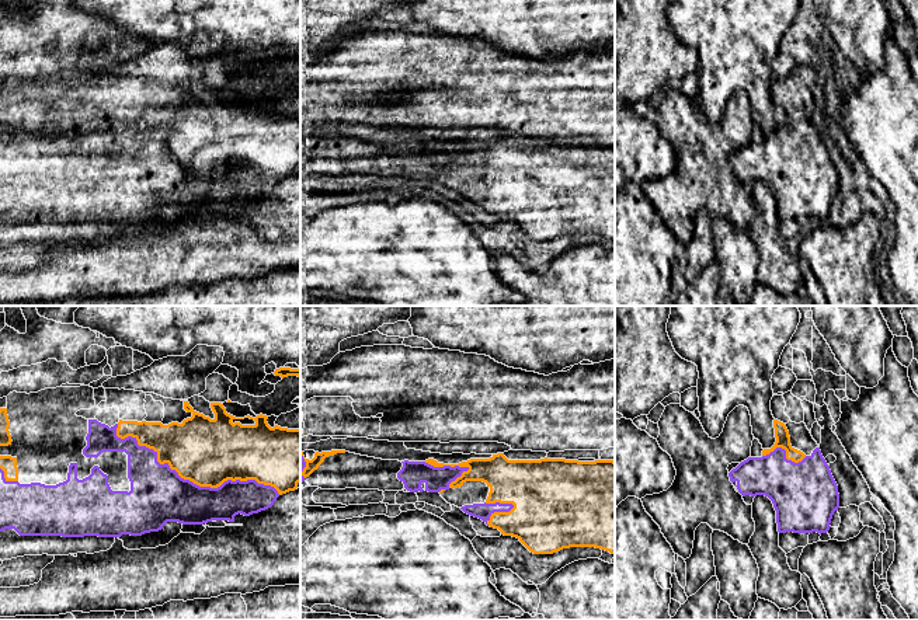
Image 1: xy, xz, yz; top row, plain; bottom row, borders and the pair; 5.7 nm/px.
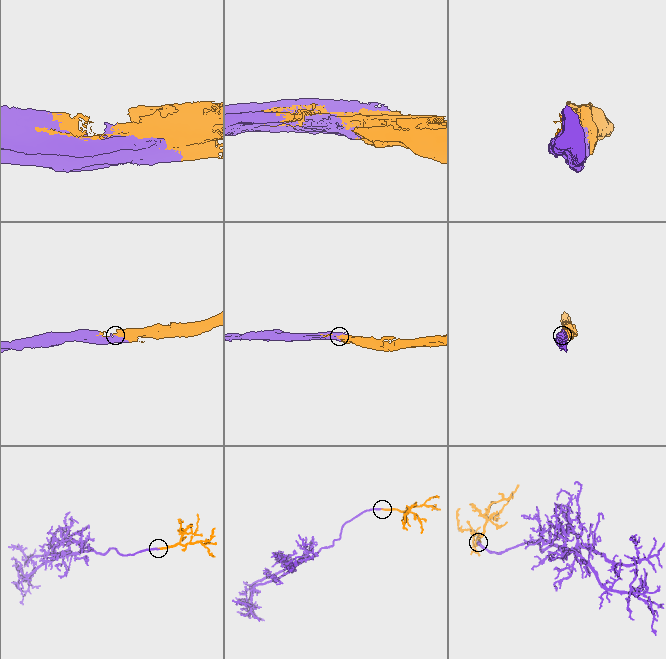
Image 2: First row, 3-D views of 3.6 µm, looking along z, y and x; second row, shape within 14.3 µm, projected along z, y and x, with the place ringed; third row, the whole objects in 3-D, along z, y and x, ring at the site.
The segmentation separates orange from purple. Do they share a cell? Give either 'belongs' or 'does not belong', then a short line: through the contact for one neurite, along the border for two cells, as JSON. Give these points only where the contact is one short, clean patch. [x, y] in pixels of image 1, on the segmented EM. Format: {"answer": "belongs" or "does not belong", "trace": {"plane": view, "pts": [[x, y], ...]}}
{"answer": "belongs"}

